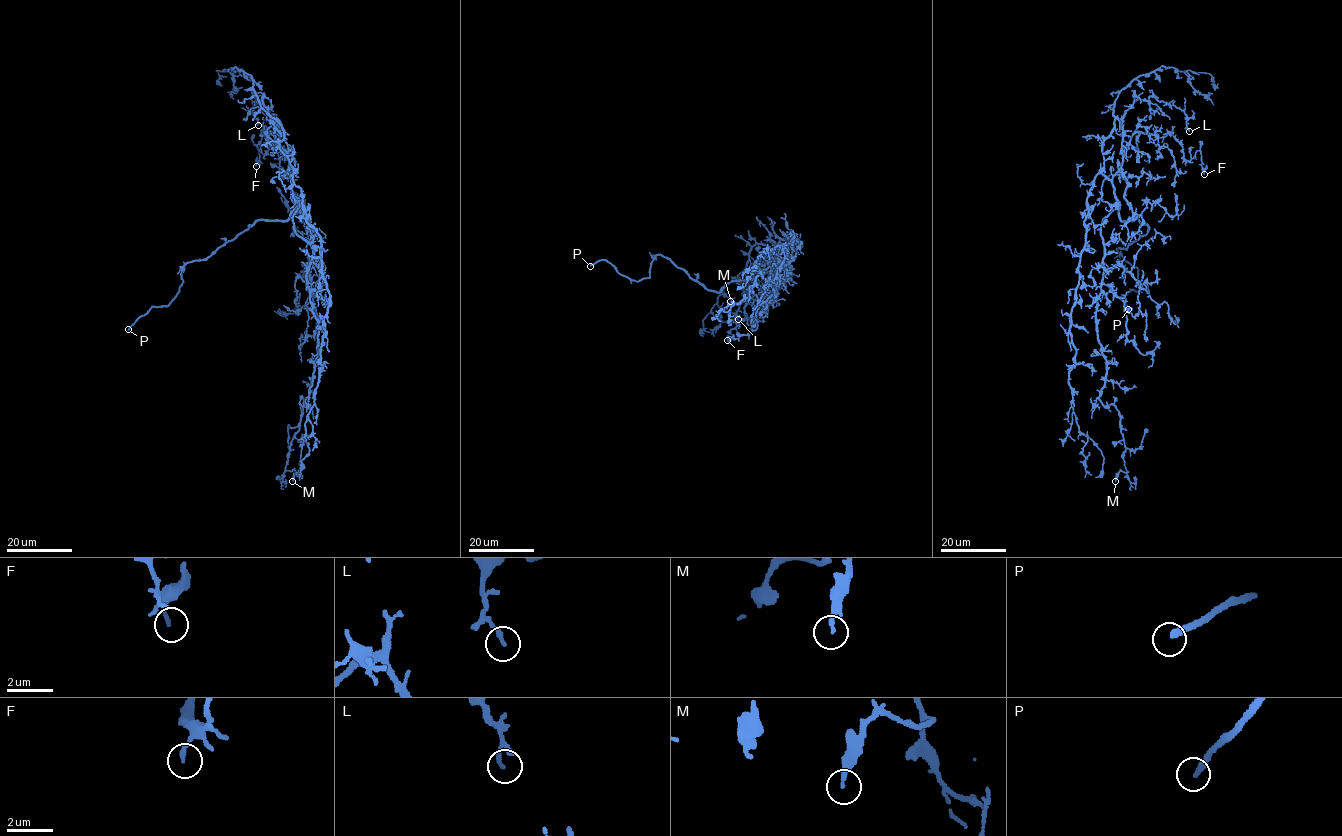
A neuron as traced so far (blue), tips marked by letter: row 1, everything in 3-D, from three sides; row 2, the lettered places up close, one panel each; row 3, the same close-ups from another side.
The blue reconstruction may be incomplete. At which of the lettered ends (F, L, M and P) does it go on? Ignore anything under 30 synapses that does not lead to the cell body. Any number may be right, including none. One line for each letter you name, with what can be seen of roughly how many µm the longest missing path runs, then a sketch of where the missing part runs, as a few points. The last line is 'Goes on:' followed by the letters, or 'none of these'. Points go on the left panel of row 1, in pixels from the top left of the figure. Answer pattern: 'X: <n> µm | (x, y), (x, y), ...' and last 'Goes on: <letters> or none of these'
P: 70 µm | (128, 329), (90, 386), (65, 392), (51, 402), (39, 439), (17, 484)
Goes on: P

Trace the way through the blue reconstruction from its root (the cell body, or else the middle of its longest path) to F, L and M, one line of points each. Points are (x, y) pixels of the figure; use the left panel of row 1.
F: (292, 184), (287, 155), (269, 132), (260, 135), (263, 129), (269, 150), (264, 154), (254, 144), (256, 166)
L: (292, 184), (288, 144), (274, 124), (263, 99), (259, 100), (256, 96), (258, 100), (252, 115), (258, 125)
M: (292, 184), (294, 231), (312, 251), (307, 278), (318, 327), (313, 384), (286, 466), (292, 481)

